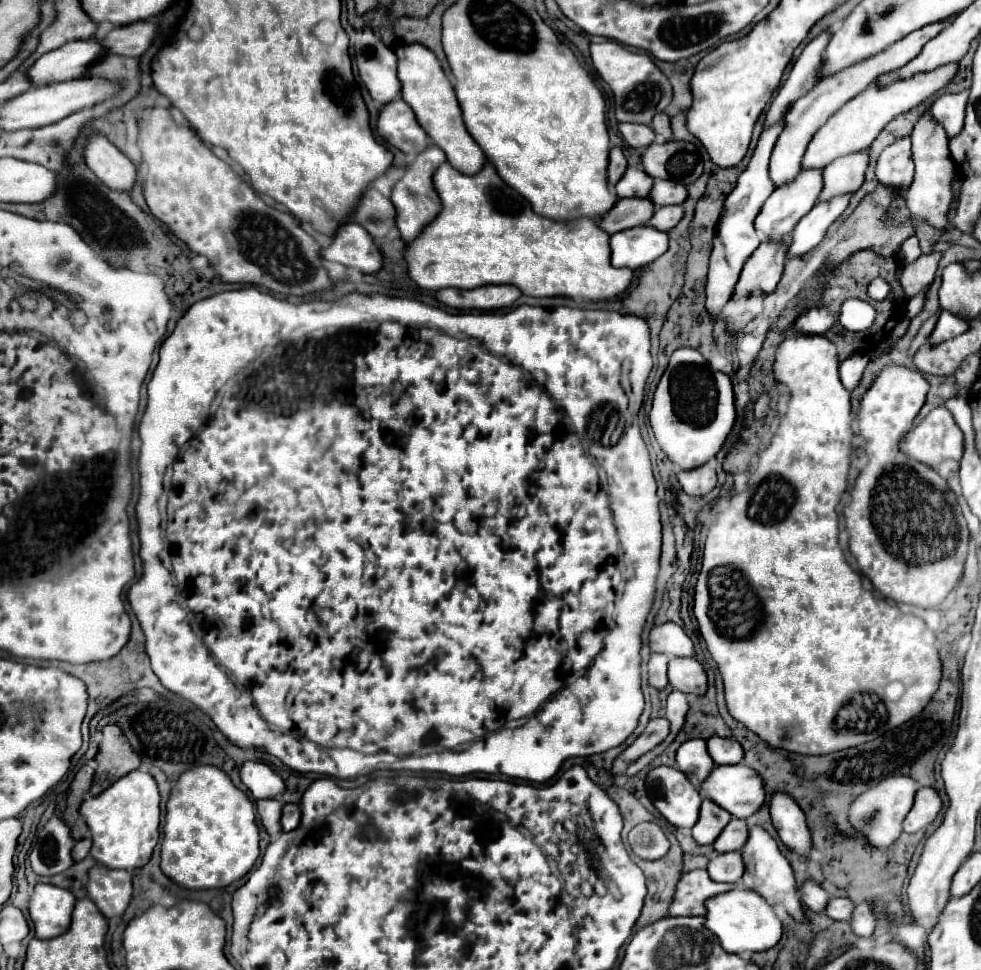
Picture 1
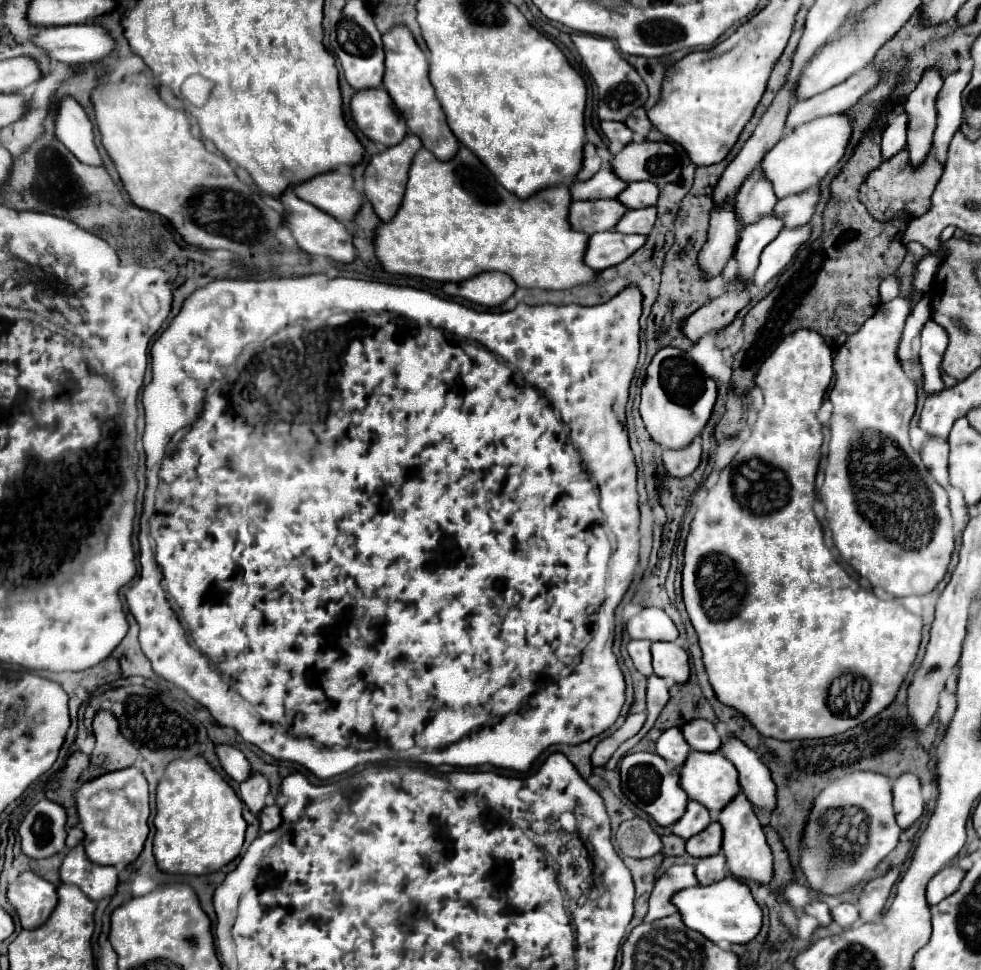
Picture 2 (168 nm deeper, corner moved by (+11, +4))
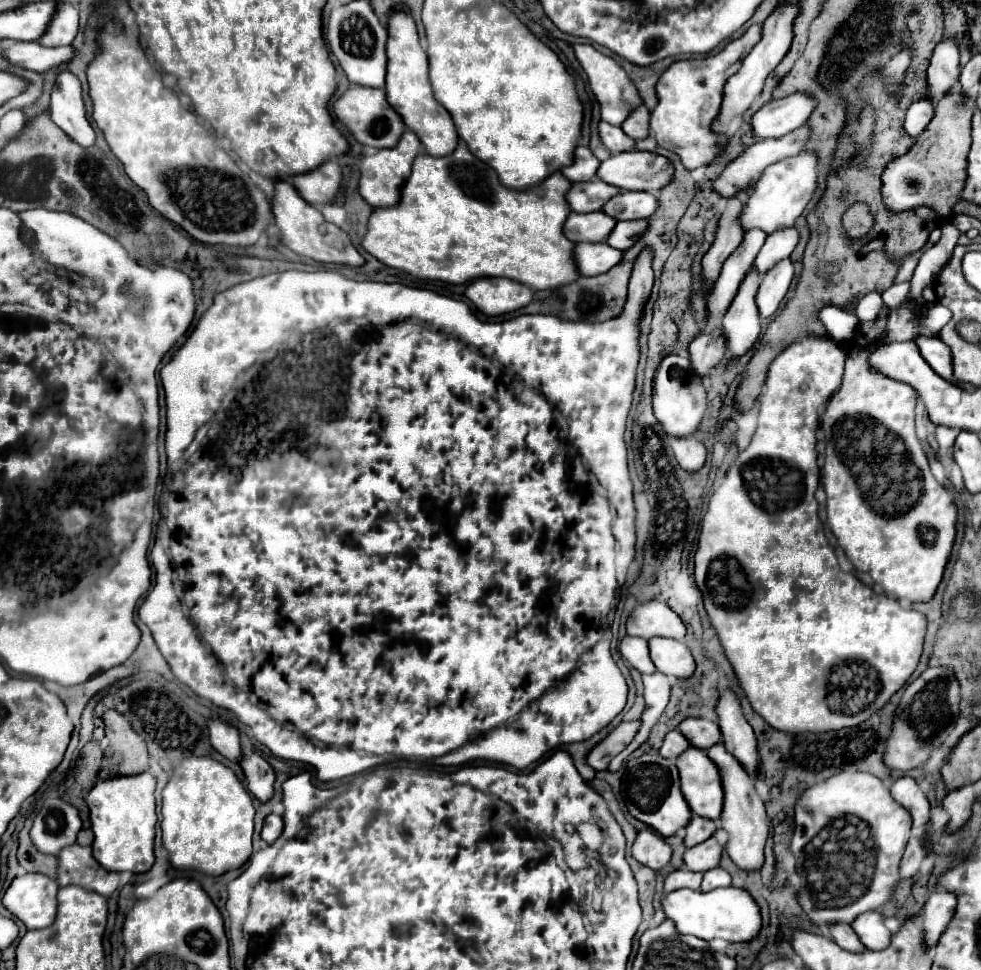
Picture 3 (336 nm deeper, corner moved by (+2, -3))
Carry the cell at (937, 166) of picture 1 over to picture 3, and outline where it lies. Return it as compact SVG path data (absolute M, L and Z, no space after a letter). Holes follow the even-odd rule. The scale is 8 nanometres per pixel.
M945 35L931 57L929 65L929 97L939 99L943 97L949 89L957 85L959 79L959 47L957 39L951 35Z

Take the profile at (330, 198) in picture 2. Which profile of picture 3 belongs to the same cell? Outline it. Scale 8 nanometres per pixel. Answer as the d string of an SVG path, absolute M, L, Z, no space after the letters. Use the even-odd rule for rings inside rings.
M329 159L321 163L315 171L293 175L291 181L305 201L331 203L341 185L341 167L337 161Z

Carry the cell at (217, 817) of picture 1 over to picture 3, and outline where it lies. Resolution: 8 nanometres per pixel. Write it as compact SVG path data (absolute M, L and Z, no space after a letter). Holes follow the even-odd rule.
M187 757L183 759L163 789L163 847L169 853L169 861L181 871L201 871L205 875L221 875L231 869L239 869L251 857L251 835L255 809L251 795L245 791L233 769L211 757Z

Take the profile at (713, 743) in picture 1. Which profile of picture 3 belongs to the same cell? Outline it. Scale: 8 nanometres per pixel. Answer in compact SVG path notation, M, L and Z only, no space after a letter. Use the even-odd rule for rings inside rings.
M699 717L685 719L683 723L679 723L677 729L685 735L685 739L693 747L699 747L699 749L709 749L711 745L715 745L719 741L719 735L721 735L717 723L707 721L707 719L699 719Z

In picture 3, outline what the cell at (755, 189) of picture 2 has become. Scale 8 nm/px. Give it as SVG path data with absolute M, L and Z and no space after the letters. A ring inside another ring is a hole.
M751 229L745 233L743 243L725 261L723 271L705 303L709 327L717 327L717 319L727 313L731 301L735 299L735 295L739 291L739 285L743 283L745 275L749 275L749 271L753 269L755 257L763 243L765 243L765 233Z

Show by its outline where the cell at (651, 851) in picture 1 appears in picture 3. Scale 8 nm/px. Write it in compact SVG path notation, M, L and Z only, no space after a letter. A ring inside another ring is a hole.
M641 831L637 833L637 839L633 843L633 857L659 871L671 861L671 847L665 843L665 839L653 831Z

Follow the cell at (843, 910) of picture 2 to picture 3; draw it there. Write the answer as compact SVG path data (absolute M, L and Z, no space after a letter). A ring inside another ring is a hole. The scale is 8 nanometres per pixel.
M869 911L869 913L859 915L851 927L859 935L861 943L871 951L883 951L883 947L887 947L893 935L885 927L885 917L879 911Z

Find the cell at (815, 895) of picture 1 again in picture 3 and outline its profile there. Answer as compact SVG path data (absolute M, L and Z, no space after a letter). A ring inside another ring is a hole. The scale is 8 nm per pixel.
M833 923L829 927L829 933L833 937L833 941L841 947L841 949L847 949L851 953L859 953L859 951L865 951L863 943L859 941L859 937L855 935L855 931L851 929L851 925L843 925L843 923Z

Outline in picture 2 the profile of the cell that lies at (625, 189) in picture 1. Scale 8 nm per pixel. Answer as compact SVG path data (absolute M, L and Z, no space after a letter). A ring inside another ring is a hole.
M604 162L602 168L592 176L592 180L586 182L574 182L570 188L574 200L596 200L596 198L618 198L618 194L628 184L624 180L618 180L614 172L610 172L610 164Z

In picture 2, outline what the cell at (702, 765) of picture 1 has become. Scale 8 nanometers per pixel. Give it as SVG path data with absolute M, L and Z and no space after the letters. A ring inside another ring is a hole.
M680 728L666 730L658 742L656 742L656 754L660 754L672 768L680 770L686 762L686 756L690 754L690 746L686 744Z

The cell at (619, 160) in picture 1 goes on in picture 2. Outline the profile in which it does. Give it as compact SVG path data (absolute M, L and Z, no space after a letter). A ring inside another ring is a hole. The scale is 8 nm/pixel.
M586 144L584 146L584 162L582 162L582 170L578 174L578 180L590 180L594 176L594 172L598 172L600 166L602 166L602 158L598 156L596 146Z

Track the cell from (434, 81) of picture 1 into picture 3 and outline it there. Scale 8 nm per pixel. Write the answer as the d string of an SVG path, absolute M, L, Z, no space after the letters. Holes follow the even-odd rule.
M391 11L387 21L387 79L385 79L385 91L387 101L391 107L399 113L403 123L415 131L421 145L429 155L443 157L457 147L457 131L453 125L451 115L445 107L441 107L435 97L429 83L429 65L427 65L427 53L423 51L417 35L417 27L413 17L407 11Z

